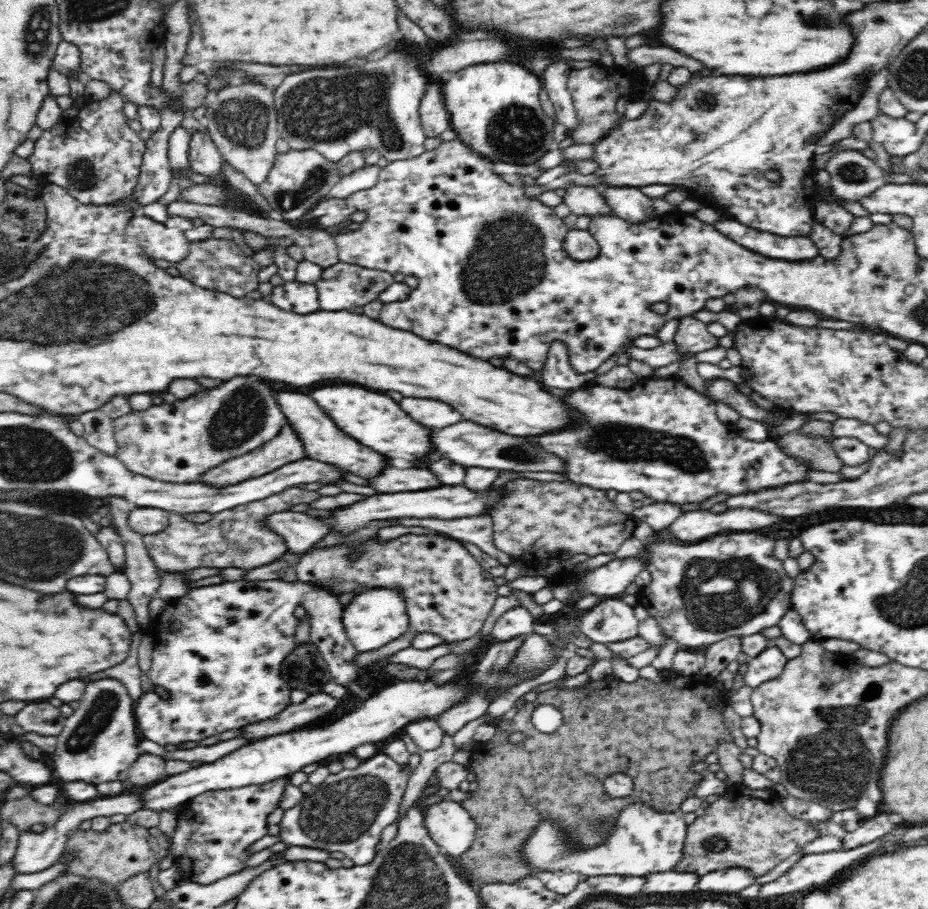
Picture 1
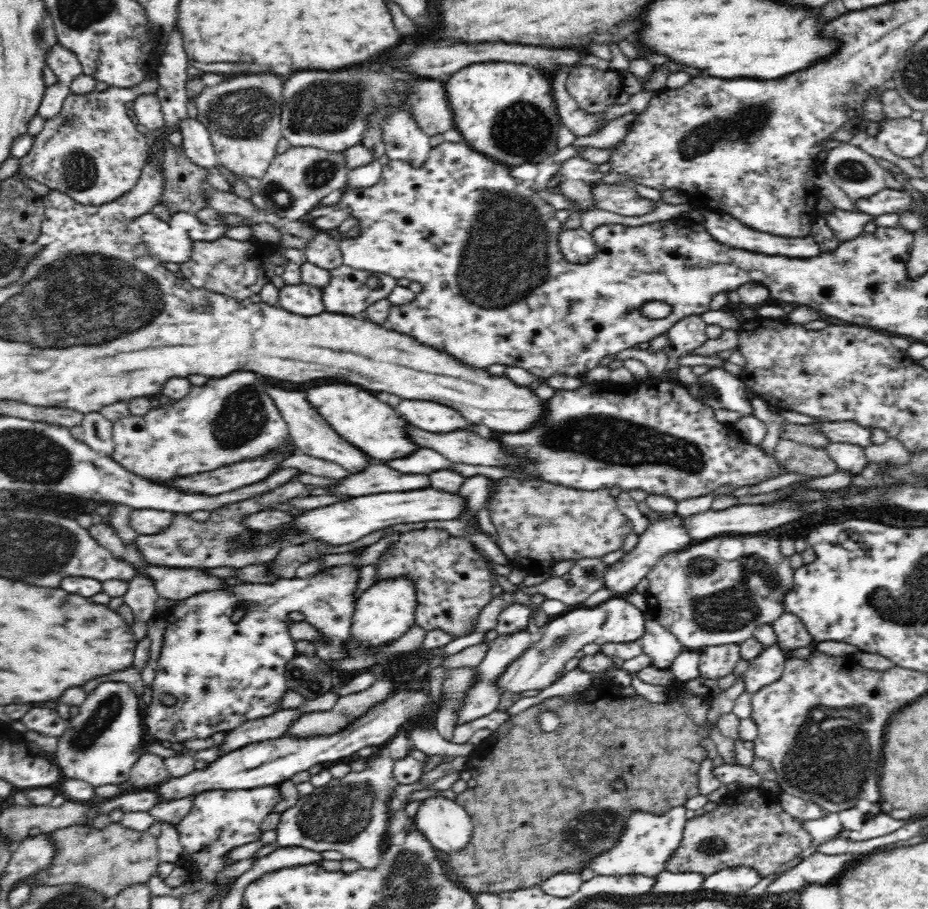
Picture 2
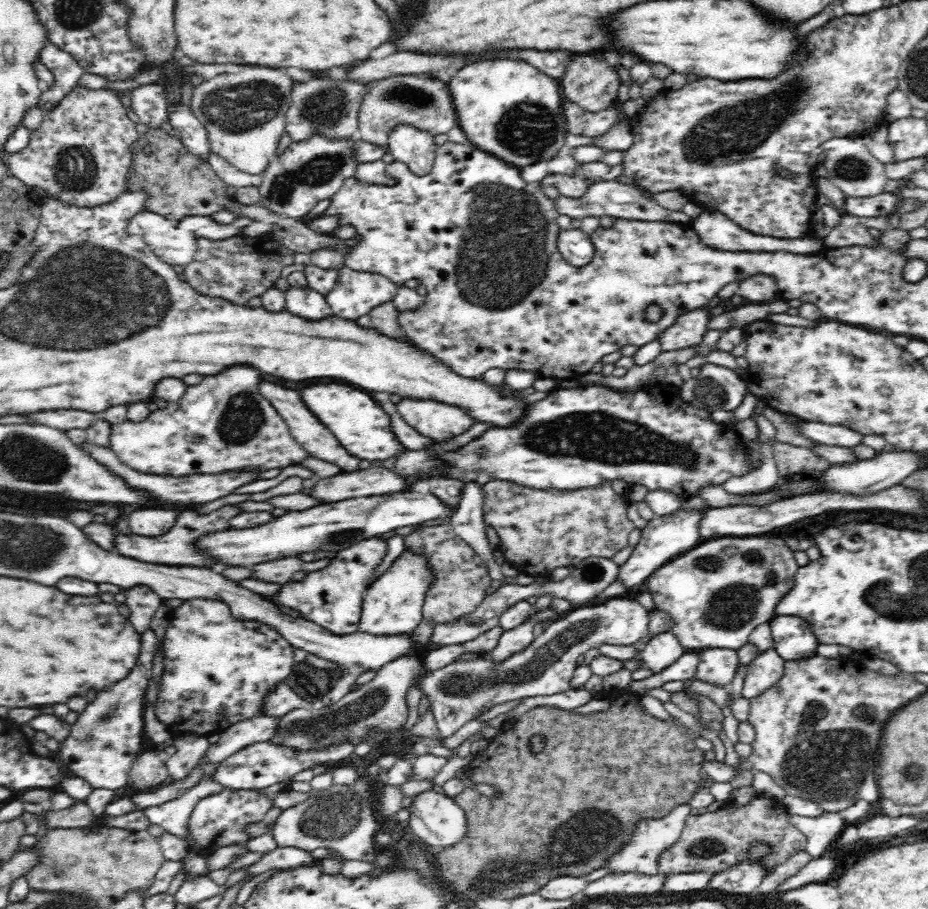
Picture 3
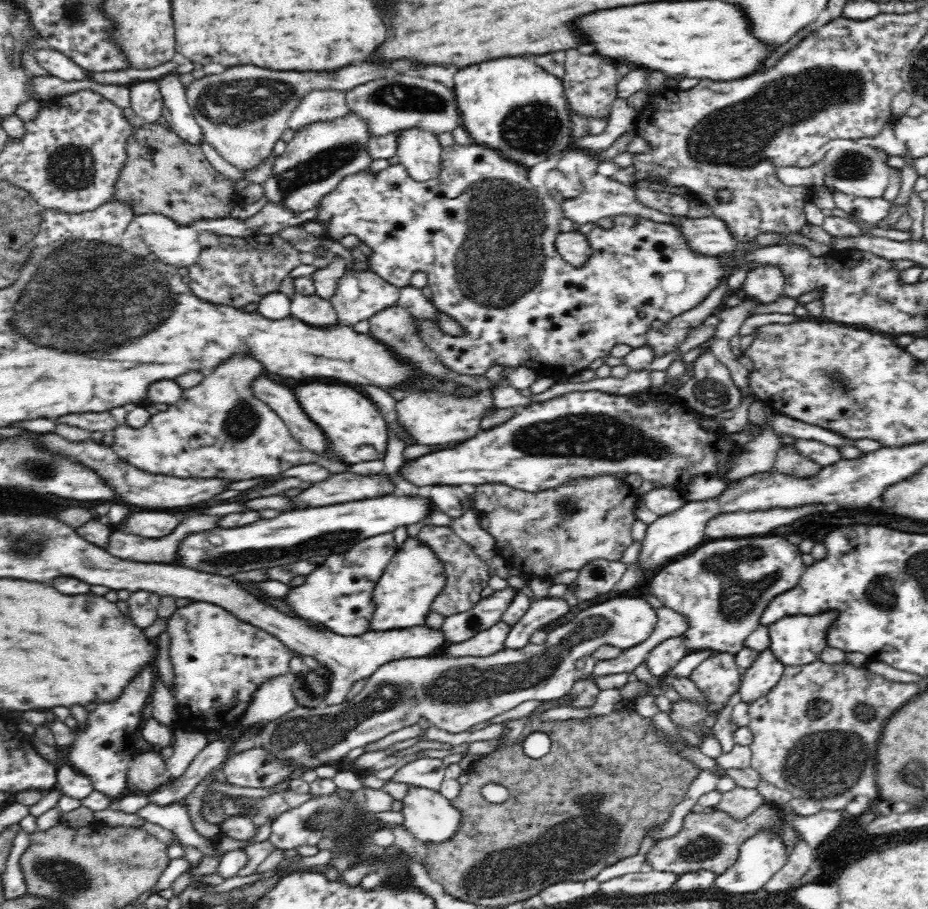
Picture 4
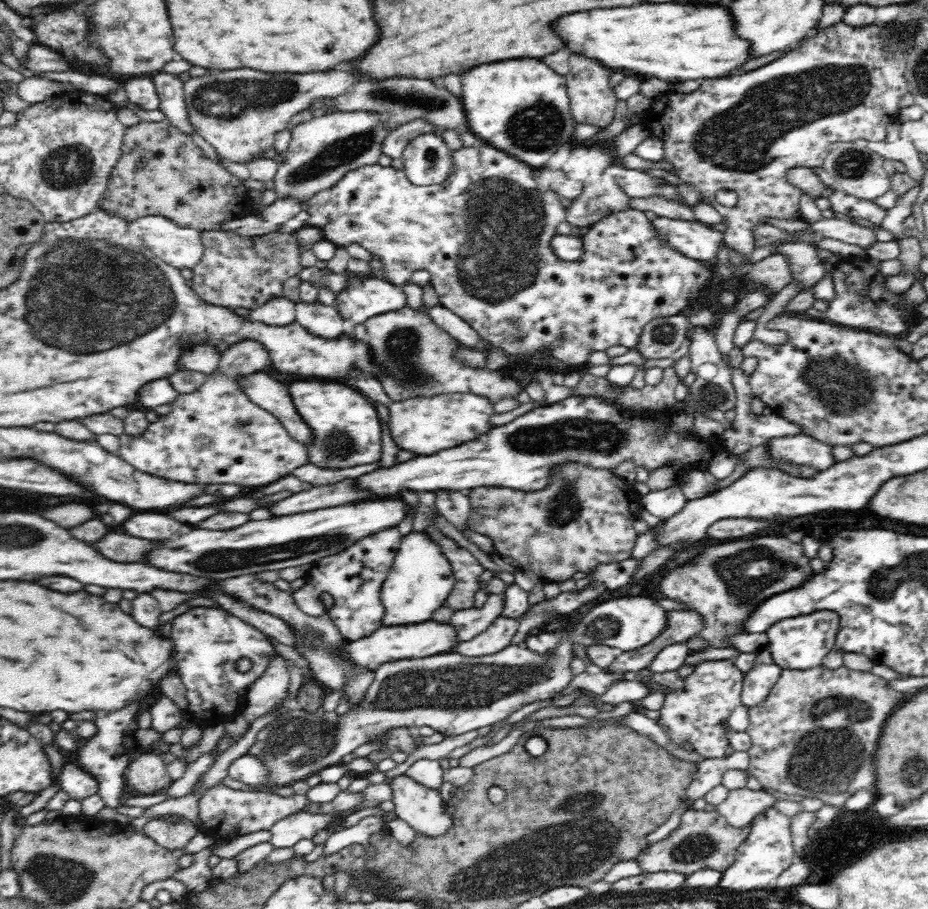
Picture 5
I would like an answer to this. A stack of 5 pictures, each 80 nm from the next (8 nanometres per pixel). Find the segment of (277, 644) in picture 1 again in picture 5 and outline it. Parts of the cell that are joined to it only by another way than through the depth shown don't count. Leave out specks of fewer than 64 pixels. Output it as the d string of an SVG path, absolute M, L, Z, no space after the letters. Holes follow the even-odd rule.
M398 524L374 532L356 540L354 544L342 549L338 554L322 557L304 576L304 586L292 592L296 604L307 615L329 616L348 641L355 641L382 628L386 612L381 599L381 588L392 568L403 535ZM322 594L334 598L332 608L326 608ZM192 608L186 614L172 620L170 630L174 642L174 658L177 672L187 688L189 712L194 726L204 729L218 724L242 712L248 686L264 674L274 654L274 648L266 635L251 628L224 608ZM250 658L253 668L246 673L236 669L236 661Z

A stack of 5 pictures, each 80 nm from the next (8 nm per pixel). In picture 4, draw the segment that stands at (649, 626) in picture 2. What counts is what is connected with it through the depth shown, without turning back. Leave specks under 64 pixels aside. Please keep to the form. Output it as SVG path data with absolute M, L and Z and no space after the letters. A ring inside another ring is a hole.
M669 638L655 646L646 657L645 663L654 676L666 675L690 650L684 641L678 638Z

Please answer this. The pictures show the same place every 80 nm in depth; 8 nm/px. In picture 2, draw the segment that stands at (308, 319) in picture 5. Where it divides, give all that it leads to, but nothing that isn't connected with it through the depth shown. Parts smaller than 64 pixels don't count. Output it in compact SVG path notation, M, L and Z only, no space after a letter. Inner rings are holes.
M314 284L284 285L280 289L280 307L299 316L320 316L326 312L322 292Z

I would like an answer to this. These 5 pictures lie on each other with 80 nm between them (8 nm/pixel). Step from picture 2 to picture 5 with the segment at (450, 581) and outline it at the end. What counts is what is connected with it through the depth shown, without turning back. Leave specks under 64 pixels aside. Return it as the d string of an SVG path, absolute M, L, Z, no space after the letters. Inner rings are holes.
M433 524L425 531L441 544L456 579L455 587L443 606L450 606L456 611L469 609L474 604L474 594L478 592L478 578L485 570L484 566L468 550L458 547L456 542L442 535Z

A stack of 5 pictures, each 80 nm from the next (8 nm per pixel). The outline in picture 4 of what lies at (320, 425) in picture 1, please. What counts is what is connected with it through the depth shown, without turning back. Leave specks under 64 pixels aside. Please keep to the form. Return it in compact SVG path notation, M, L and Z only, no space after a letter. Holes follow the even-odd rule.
M264 376L254 380L254 384L251 386L254 397L268 405L281 418L290 434L304 448L316 454L320 454L328 448L326 436L302 411L302 407L298 406L296 396L292 394L292 390L288 386L272 382Z

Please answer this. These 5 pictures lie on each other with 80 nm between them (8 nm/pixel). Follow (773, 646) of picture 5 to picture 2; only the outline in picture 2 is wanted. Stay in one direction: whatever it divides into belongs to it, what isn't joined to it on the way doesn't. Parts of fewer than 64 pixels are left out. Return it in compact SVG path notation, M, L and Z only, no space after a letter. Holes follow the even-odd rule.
M792 613L780 614L771 625L776 633L776 645L784 654L815 644L805 624Z

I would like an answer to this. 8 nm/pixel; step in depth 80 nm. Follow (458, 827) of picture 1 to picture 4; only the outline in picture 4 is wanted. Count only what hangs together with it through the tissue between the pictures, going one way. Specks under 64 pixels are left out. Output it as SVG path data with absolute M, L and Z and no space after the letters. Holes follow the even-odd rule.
M410 785L402 805L403 825L421 843L444 843L459 830L460 812L440 791Z

